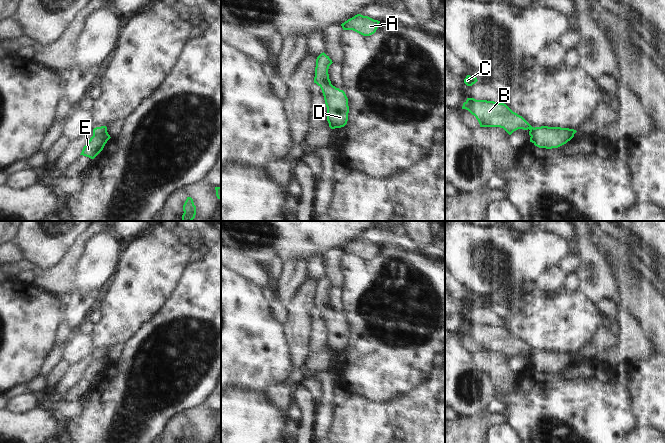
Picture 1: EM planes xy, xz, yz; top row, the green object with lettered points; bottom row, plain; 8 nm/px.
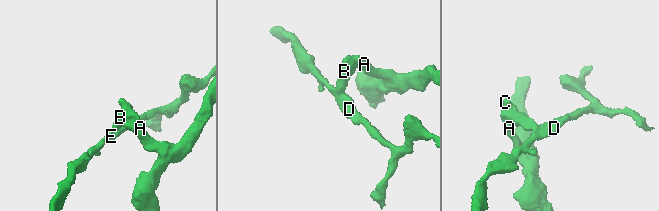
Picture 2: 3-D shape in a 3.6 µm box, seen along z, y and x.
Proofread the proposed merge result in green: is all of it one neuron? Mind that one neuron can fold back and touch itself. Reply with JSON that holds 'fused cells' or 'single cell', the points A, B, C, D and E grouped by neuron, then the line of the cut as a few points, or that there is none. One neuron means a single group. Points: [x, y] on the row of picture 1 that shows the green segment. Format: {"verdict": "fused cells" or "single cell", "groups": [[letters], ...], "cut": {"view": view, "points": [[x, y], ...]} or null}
{"verdict": "fused cells", "groups": [["A", "B", "C"], ["D", "E"]], "cut": {"view": "xy", "points": [[106, 130], [103, 133], [93, 135]]}}

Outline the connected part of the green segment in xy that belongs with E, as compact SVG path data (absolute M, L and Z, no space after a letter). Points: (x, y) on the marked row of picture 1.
M107 131L104 134L94 134L83 147L80 155L94 159L103 150L110 138L111 137Z

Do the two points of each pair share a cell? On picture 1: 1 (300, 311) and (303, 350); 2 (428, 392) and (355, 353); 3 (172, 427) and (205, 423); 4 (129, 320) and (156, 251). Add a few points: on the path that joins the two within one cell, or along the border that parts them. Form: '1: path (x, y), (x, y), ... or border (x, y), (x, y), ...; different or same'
1: path (300, 321), (300, 340); same
2: border (432, 368), (426, 380), (409, 392), (396, 397); different
3: path (180, 420), (183, 417), (197, 417); same
4: path (129, 303), (139, 290), (149, 268); same

